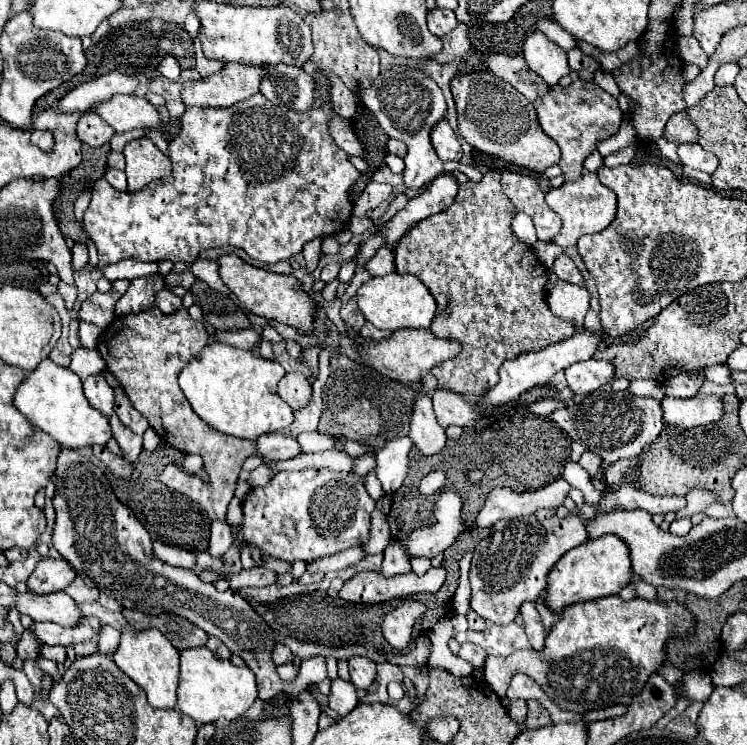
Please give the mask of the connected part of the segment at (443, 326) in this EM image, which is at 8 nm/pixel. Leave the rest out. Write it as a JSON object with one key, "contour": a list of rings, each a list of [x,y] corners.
{"contour":[[[489,171],[481,183],[461,183],[453,205],[437,215],[419,221],[395,247],[395,267],[397,273],[411,273],[419,277],[437,301],[437,315],[431,323],[431,331],[437,337],[457,339],[463,349],[455,359],[439,363],[433,367],[433,375],[439,385],[461,393],[461,395],[481,395],[485,389],[493,387],[499,377],[499,367],[505,359],[513,359],[525,351],[545,349],[551,343],[571,337],[573,325],[569,321],[555,317],[545,303],[545,283],[547,271],[535,257],[533,249],[523,245],[511,231],[511,211],[505,193],[501,193],[499,173]]]}

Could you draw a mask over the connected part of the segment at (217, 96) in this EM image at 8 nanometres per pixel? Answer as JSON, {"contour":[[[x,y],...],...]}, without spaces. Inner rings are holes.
{"contour":[[[225,65],[209,79],[185,83],[181,97],[187,107],[231,107],[259,93],[263,75],[261,67]]]}

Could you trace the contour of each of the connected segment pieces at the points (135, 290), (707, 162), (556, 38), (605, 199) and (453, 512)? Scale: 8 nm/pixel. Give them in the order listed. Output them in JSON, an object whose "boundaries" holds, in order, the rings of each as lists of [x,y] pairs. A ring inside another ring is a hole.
{"boundaries":[[[[151,275],[151,277],[137,277],[131,281],[127,293],[117,301],[115,305],[115,315],[125,315],[125,313],[139,313],[145,311],[153,305],[153,297],[159,289],[163,289],[163,277],[161,275]]],[[[687,143],[687,145],[681,145],[679,147],[679,157],[681,157],[681,163],[691,167],[691,169],[699,169],[699,171],[705,171],[705,173],[713,173],[719,165],[719,159],[705,151],[701,145],[697,143]]],[[[543,19],[543,21],[537,21],[537,25],[535,25],[535,31],[541,31],[541,33],[545,33],[553,43],[557,43],[559,47],[563,47],[565,51],[569,51],[569,49],[573,49],[573,47],[577,47],[577,43],[575,43],[575,37],[571,35],[571,33],[567,33],[563,27],[559,27],[557,23],[553,23],[553,21],[549,21],[549,19]]],[[[585,169],[577,181],[565,181],[561,187],[551,189],[547,193],[547,203],[563,219],[561,233],[555,239],[555,243],[561,245],[563,249],[573,247],[581,235],[603,231],[605,227],[611,225],[617,213],[617,195],[597,179],[597,173]]],[[[444,491],[437,499],[437,523],[431,527],[421,527],[409,533],[405,541],[401,541],[405,553],[409,557],[435,557],[437,553],[443,553],[463,531],[463,519],[461,519],[462,499],[453,491]]]]}

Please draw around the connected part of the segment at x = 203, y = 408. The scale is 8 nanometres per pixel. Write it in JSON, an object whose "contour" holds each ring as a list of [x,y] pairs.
{"contour":[[[209,343],[195,359],[185,365],[179,375],[179,385],[185,397],[191,401],[193,411],[213,429],[241,437],[241,439],[257,439],[261,433],[283,431],[293,423],[293,409],[277,395],[277,383],[285,375],[285,369],[269,359],[257,357],[253,351],[229,347],[227,343]]]}

